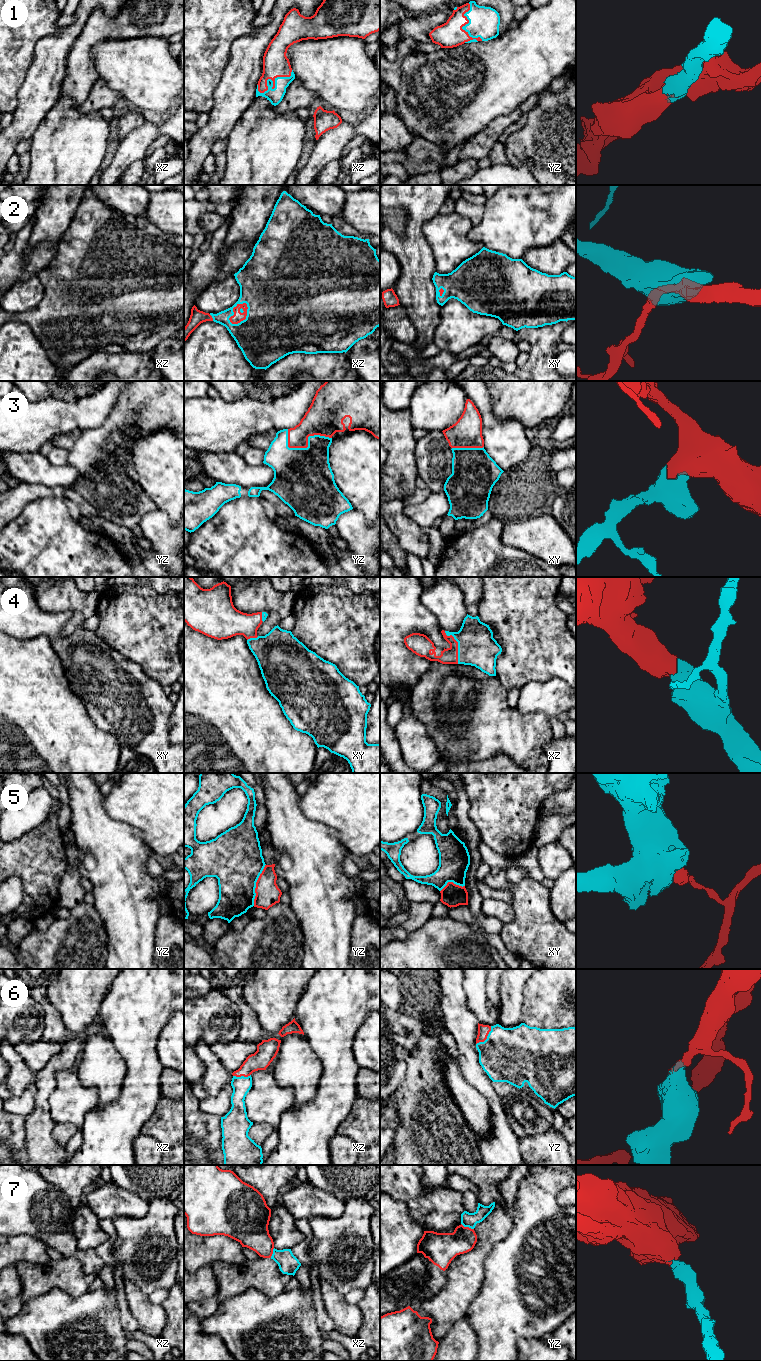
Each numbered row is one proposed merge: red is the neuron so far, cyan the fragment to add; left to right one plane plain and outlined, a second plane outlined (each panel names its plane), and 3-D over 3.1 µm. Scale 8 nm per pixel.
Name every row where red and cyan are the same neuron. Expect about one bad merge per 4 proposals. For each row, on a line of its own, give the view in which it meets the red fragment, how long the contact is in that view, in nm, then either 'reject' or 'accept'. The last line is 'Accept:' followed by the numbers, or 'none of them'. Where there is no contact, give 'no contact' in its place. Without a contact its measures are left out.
1: xz | 340 nm | accept
2: xz | 220 nm | accept
3: yz | 360 nm | accept
4: xz | 280 nm | accept
5: yz | 340 nm | reject
6: yz | 200 nm | accept
7: yz | 120 nm | accept
Accept: 1, 2, 3, 4, 6, 7

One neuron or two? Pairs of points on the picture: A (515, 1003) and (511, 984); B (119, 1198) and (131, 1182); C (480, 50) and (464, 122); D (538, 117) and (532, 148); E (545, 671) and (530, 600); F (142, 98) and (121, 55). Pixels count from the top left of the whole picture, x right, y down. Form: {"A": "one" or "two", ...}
{"A": "one", "B": "two", "C": "one", "D": "one", "E": "one", "F": "one"}

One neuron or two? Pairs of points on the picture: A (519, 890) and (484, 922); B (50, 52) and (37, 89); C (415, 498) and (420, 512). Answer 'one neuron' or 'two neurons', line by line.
A: two neurons
B: one neuron
C: two neurons

